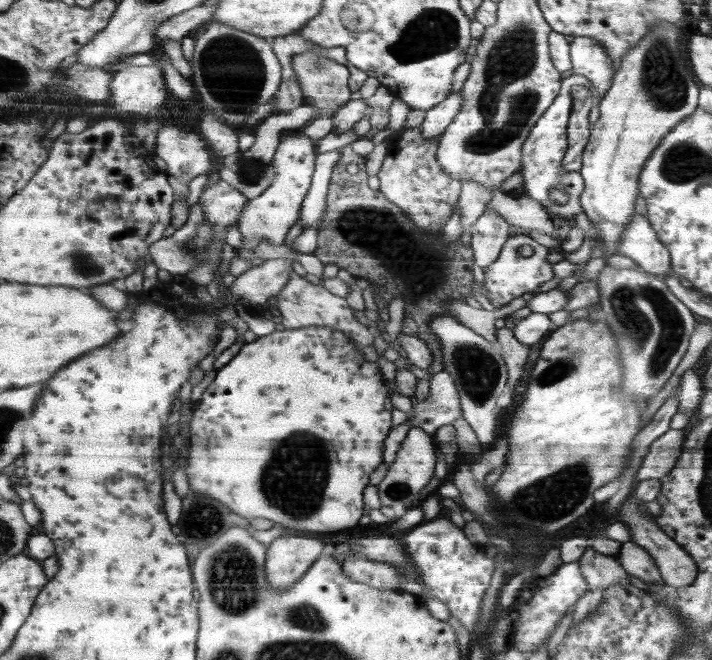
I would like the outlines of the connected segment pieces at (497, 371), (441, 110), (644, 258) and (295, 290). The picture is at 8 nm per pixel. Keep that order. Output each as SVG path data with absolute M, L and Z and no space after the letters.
M440 316L432 320L430 328L433 328L434 333L441 340L443 370L448 371L450 378L454 379L456 390L460 395L461 417L477 434L477 440L483 451L493 450L492 444L498 424L496 401L508 382L507 366L497 345L450 316Z
M454 92L454 95L448 96L436 107L428 109L424 122L420 125L422 127L422 137L430 138L441 135L460 112L462 104L464 104L464 100L461 92Z
M634 212L621 238L616 252L634 260L641 269L660 277L673 272L670 252L646 216Z
M296 274L290 276L290 280L282 288L280 294L276 296L277 302L274 307L278 308L282 317L284 328L295 329L307 326L326 326L342 331L344 335L350 336L354 340L356 348L360 349L366 359L376 360L379 356L373 346L373 335L368 331L368 326L363 325L354 317L352 307L348 305L345 298L336 296L328 292L321 284L314 285L304 277Z

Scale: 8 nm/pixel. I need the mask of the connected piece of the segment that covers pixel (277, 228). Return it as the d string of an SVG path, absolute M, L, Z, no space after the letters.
M304 134L286 137L278 143L274 158L271 160L274 165L274 179L261 195L250 199L248 204L242 208L242 214L238 218L238 230L242 233L242 246L244 251L254 251L262 239L268 239L275 245L281 245L286 240L288 228L298 220L298 210L309 194L314 171L316 170L317 153L313 140Z

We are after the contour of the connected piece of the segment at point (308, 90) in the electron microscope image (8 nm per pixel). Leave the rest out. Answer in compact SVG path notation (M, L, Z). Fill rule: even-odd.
M308 50L294 56L293 68L302 85L306 104L336 114L336 110L350 101L352 92L347 84L350 72L346 66Z

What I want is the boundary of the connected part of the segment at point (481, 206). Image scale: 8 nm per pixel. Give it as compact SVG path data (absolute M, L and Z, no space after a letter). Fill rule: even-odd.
M462 181L461 193L457 205L460 212L460 224L463 230L471 227L485 211L486 204L492 200L490 189L476 181Z

